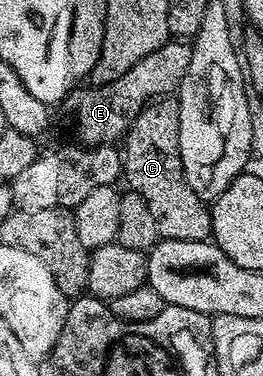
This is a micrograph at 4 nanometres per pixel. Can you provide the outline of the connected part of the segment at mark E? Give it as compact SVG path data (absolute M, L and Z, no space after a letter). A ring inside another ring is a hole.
M182 39L165 41L152 55L144 55L128 75L112 79L107 85L79 87L67 95L64 102L74 112L74 129L78 132L77 140L87 147L114 143L125 138L130 125L140 115L140 111L152 101L169 98L177 94L184 75L188 71L191 46Z

